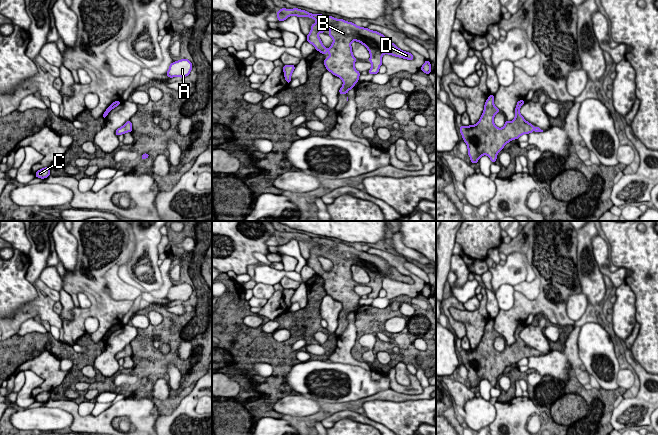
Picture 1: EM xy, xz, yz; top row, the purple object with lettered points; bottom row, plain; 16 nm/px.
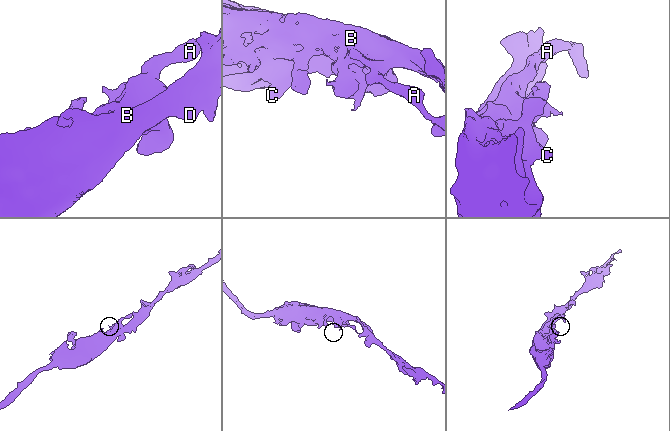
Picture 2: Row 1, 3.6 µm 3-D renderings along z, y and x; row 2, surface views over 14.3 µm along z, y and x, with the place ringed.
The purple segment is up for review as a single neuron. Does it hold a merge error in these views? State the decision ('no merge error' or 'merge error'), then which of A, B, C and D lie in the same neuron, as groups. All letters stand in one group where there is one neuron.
no merge error; groups A B C D

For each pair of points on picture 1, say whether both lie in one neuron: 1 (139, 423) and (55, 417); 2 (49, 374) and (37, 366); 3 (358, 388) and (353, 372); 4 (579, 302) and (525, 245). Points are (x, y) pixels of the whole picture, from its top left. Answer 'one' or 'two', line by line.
1: two
2: one
3: one
4: two

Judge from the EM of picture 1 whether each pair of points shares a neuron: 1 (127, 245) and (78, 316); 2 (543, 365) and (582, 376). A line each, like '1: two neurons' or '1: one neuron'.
1: one neuron
2: one neuron

